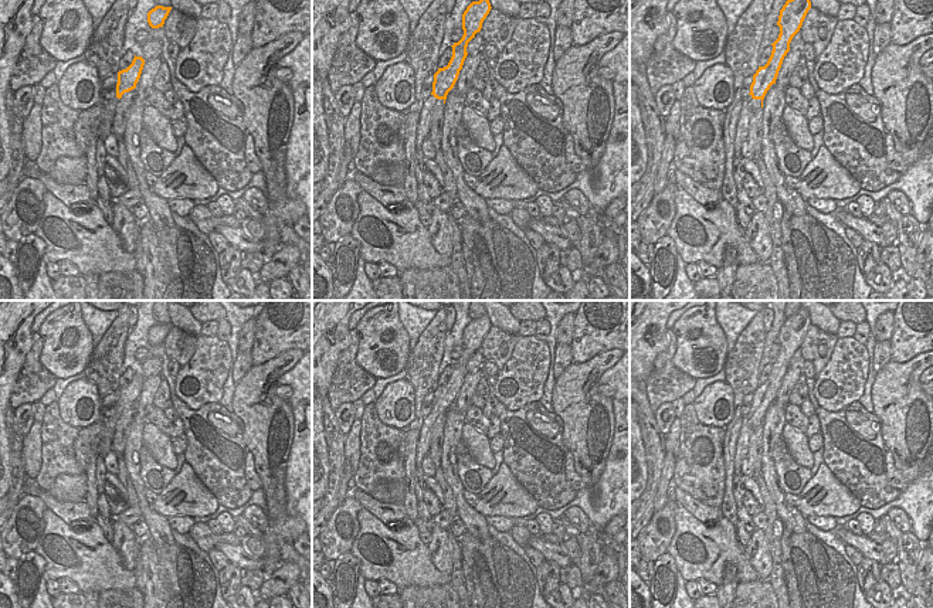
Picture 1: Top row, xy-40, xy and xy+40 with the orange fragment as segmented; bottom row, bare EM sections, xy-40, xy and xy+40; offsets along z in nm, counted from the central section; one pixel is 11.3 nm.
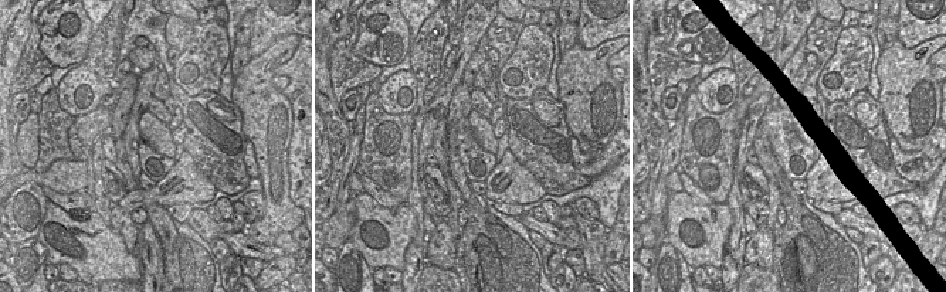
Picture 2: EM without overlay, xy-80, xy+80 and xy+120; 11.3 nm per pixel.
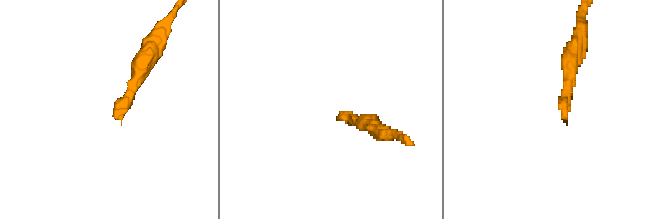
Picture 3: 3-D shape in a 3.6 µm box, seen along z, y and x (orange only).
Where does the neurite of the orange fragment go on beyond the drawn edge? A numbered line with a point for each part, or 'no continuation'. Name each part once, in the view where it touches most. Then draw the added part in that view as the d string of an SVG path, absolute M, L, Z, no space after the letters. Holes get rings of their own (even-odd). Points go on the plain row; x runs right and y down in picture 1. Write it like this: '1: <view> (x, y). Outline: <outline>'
1: xy+40 (749, 423). Outline: M747 412L742 420L740 434L736 445L734 455L736 476L742 476L742 461L747 458L749 439L757 427L763 427L761 417L753 417L752 412Z

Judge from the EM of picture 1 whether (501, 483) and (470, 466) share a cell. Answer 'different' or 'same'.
different

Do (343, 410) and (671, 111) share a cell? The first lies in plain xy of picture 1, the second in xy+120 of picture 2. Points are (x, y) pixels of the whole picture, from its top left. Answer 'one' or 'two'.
one

